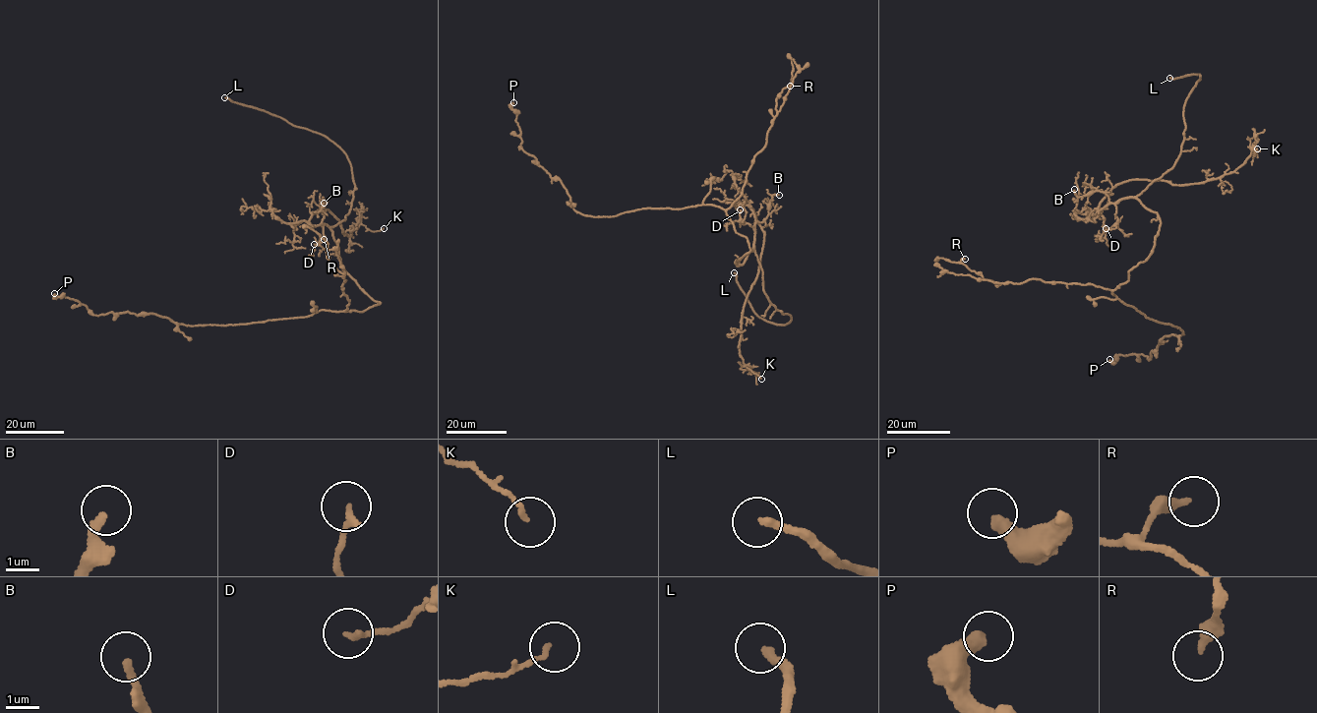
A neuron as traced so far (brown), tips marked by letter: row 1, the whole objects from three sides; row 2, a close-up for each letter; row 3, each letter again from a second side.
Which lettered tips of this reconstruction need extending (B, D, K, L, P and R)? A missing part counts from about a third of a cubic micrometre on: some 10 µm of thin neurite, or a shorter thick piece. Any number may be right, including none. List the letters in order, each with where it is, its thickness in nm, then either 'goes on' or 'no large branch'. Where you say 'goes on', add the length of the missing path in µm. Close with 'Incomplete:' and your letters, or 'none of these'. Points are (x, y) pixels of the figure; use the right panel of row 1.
B: (1074, 189) | 240 nm | goes on | 40 µm
D: (1106, 228) | 180 nm | no large branch
K: (1257, 148) | 130 nm | no large branch
L: (1169, 78) | 240 nm | goes on | 60 µm
P: (1109, 359) | 400 nm | no large branch
R: (965, 259) | 320 nm | no large branch
Incomplete: B, L

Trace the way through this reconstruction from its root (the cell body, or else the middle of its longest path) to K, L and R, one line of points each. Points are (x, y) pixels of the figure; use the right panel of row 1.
K: (1132, 267), (1153, 250), (1160, 218), (1132, 197), (1099, 209), (1111, 189), (1201, 183), (1257, 148)
L: (1132, 267), (1153, 250), (1160, 224), (1136, 197), (1175, 163), (1186, 98), (1201, 80), (1199, 74), (1169, 78)
R: (1132, 267), (1127, 281), (1112, 289), (1036, 278), (1022, 283), (993, 283), (961, 263), (965, 259)

